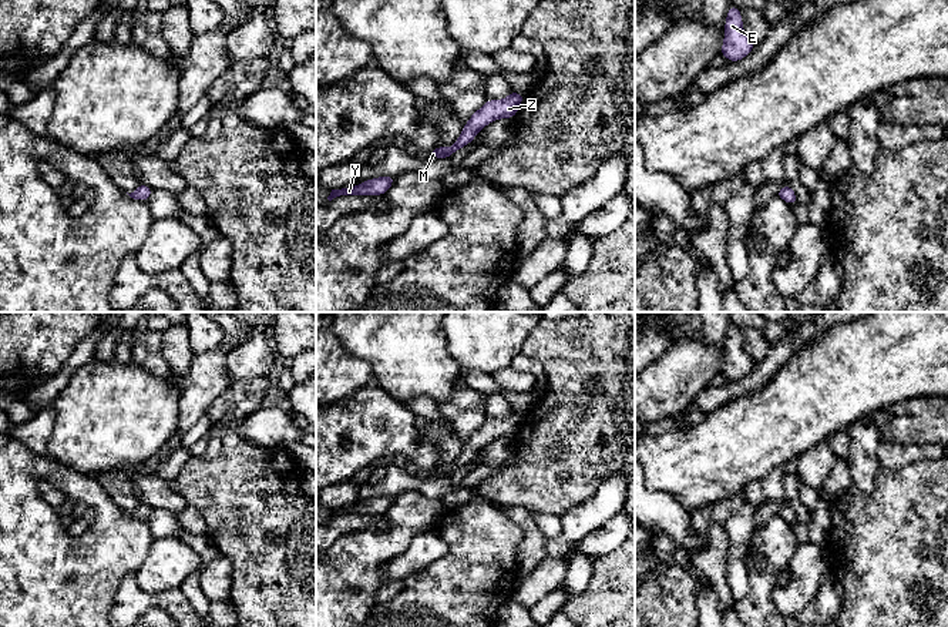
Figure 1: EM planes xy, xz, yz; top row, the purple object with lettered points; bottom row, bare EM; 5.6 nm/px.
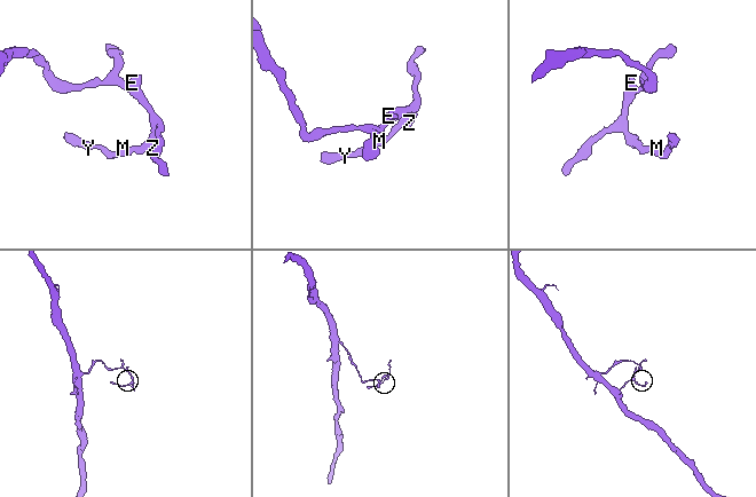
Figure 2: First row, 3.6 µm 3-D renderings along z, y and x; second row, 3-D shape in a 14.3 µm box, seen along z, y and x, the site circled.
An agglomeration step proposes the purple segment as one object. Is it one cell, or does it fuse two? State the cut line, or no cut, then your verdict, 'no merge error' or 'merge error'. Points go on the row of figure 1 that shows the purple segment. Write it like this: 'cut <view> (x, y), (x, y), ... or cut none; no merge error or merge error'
cut none; no merge error

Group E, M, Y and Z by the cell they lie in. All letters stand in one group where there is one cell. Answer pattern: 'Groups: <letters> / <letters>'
Groups: E M Y Z

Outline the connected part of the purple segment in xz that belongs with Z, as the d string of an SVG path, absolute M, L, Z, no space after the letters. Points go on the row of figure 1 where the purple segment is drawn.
M511 91L510 95L502 100L487 100L464 124L457 141L450 148L433 148L430 158L450 158L455 151L470 144L491 121L515 117L524 98L525 95Z

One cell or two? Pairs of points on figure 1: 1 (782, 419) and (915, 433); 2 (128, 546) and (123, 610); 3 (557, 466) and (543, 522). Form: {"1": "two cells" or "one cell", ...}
{"1": "two cells", "2": "two cells", "3": "two cells"}

